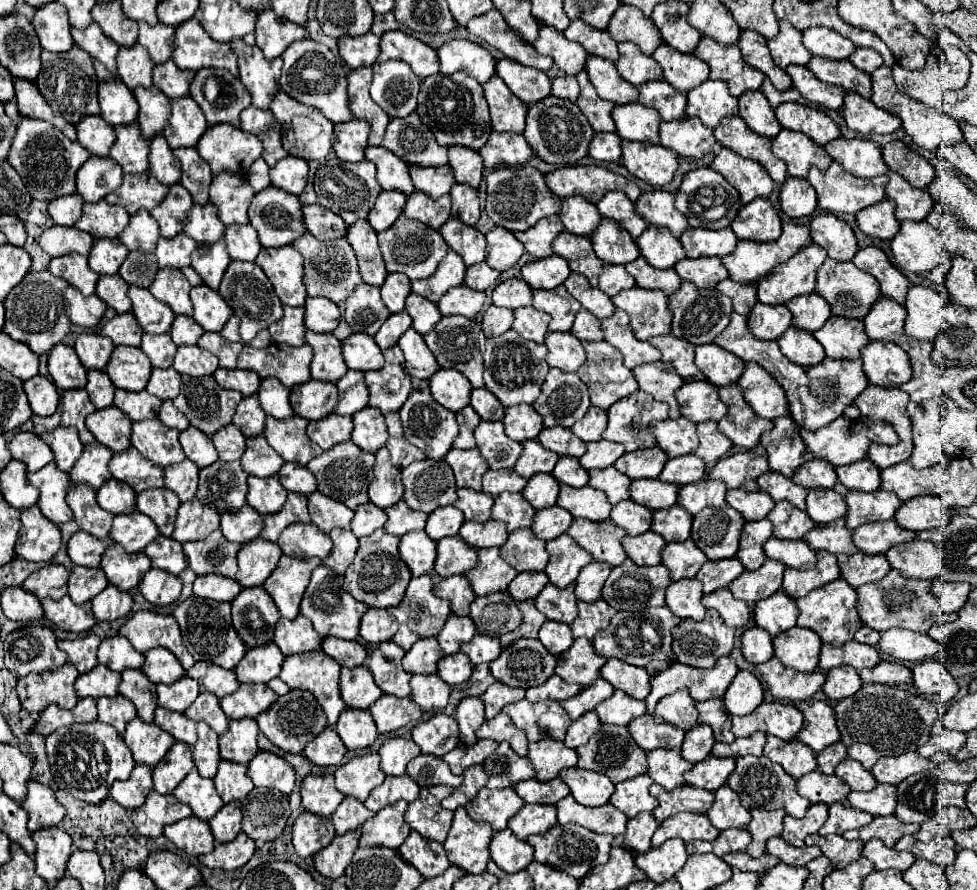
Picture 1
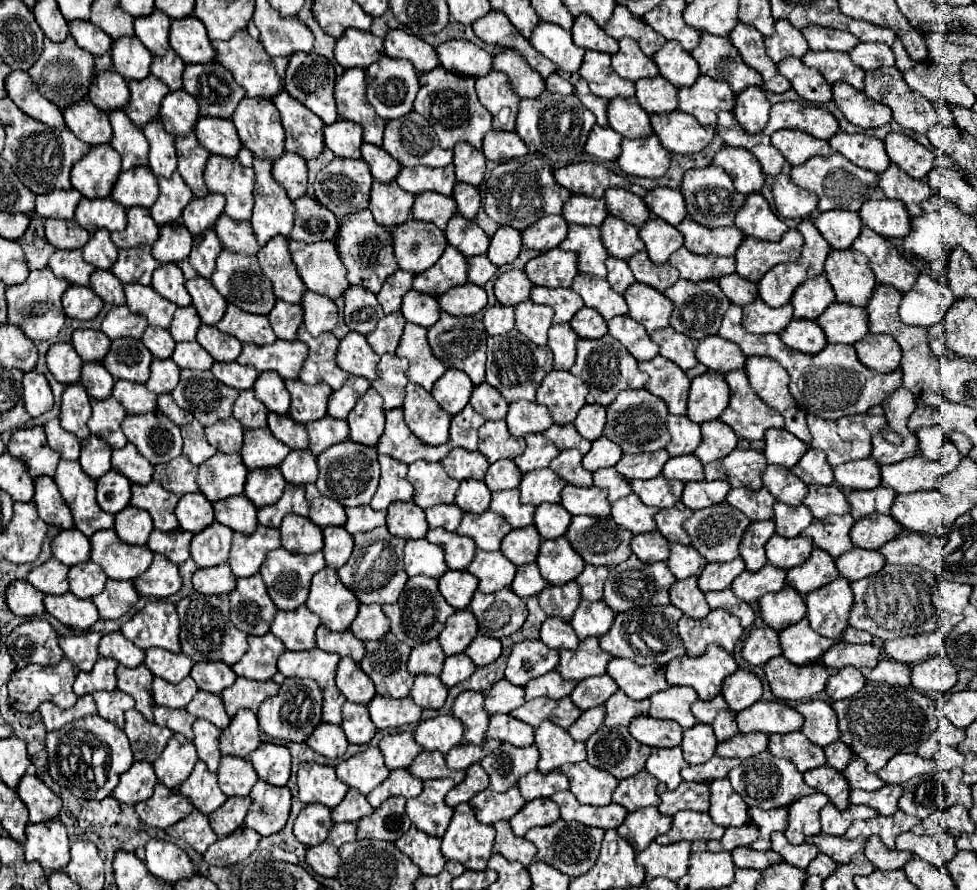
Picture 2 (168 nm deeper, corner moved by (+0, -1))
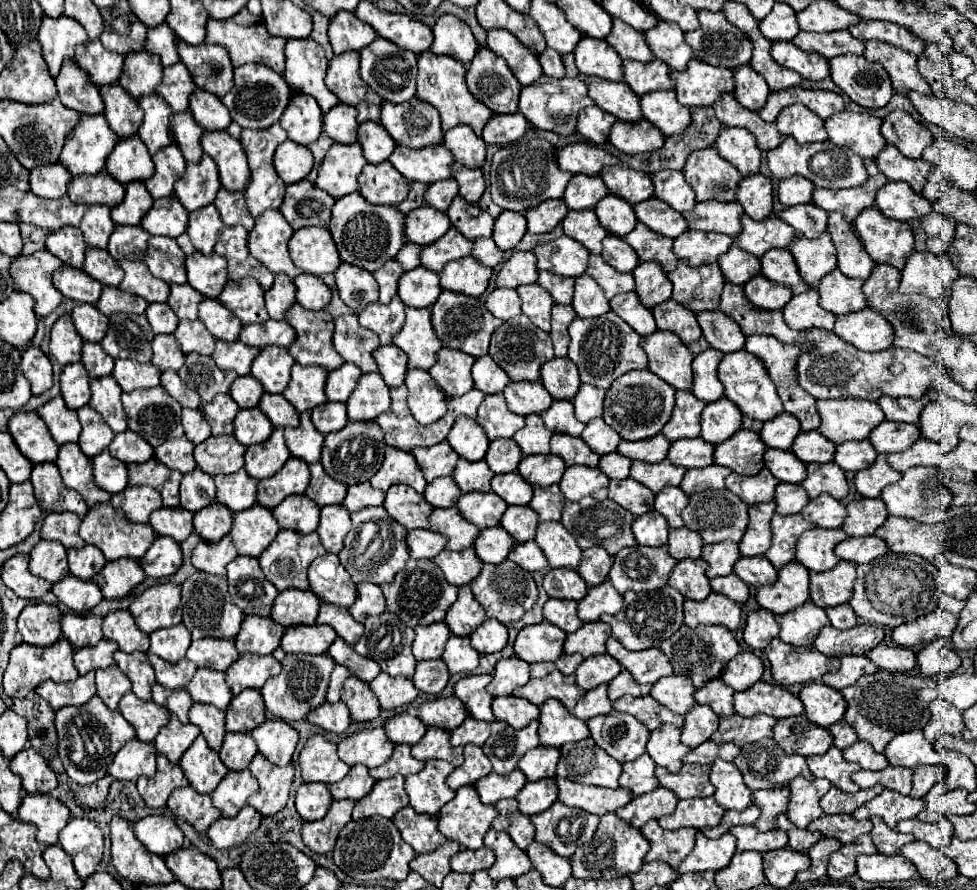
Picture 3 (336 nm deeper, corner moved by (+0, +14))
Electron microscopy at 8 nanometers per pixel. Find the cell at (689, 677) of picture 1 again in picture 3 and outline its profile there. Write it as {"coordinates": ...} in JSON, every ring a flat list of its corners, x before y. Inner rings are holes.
{"coordinates":[[680,626,680,630,674,632,668,640,664,640,660,648,670,660,670,664,674,666,674,672,676,674,688,672,696,688,702,688,708,680,718,678,724,666,728,664,728,660,732,660,740,652,740,646,734,634,724,626,696,626,696,628]]}

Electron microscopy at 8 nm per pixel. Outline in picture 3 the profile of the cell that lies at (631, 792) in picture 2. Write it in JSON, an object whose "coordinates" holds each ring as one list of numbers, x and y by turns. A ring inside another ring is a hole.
{"coordinates":[[642,754,636,762,626,762,622,766,620,786,628,788,634,796,652,792,654,788,660,786,654,770,656,770,656,762,652,762,648,754]]}

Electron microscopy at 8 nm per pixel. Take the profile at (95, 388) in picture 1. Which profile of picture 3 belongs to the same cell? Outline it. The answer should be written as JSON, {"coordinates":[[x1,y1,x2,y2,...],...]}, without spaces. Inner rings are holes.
{"coordinates":[[84,342,82,346,82,364,90,378,110,376,114,368,114,360,100,348,100,344,92,344,92,342]]}

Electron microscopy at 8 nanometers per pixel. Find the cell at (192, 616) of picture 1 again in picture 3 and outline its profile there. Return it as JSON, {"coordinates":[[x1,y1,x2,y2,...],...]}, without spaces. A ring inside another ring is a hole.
{"coordinates":[[194,572,182,584,182,606,184,606,184,620,182,624,190,630,192,638,228,638,234,640,240,632,244,614,230,602,226,576]]}

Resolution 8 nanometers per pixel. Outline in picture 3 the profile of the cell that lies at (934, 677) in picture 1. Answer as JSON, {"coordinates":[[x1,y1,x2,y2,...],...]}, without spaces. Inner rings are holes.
{"coordinates":[[942,638,926,644,918,652,918,668,922,676,938,676,938,674,952,674,960,666,960,658,954,648]]}

